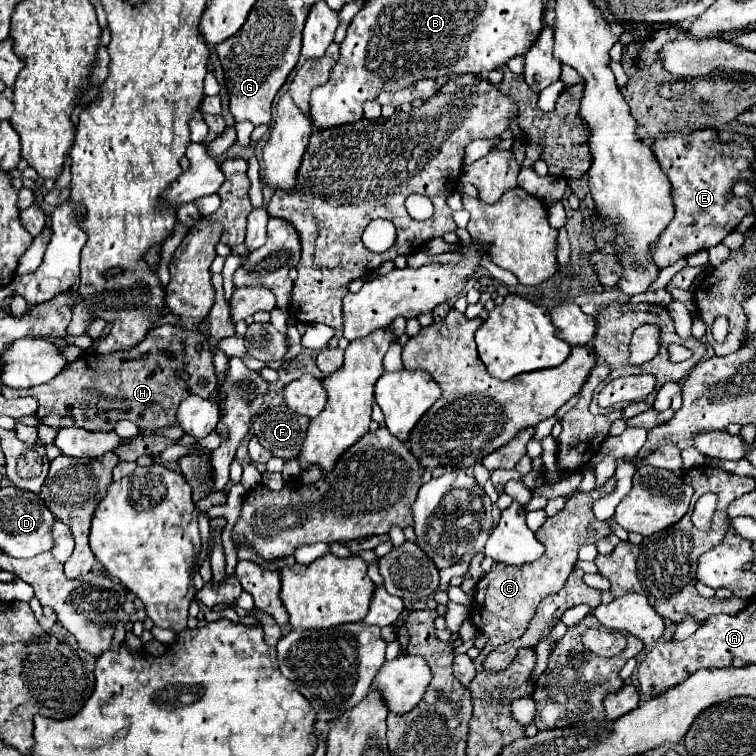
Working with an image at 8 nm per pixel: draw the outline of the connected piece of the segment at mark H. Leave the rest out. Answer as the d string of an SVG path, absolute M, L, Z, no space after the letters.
M161 325L147 335L145 341L141 341L131 351L115 351L107 355L83 355L59 377L45 385L37 385L31 389L11 389L3 387L3 395L7 399L15 397L35 397L39 401L37 417L41 423L49 427L81 427L87 431L113 431L115 423L119 419L129 419L139 425L139 429L159 429L173 425L177 407L183 399L197 393L201 397L211 397L211 393L217 387L215 377L215 365L211 361L211 349L209 343L203 343L203 337L199 337L197 331L189 331L177 325Z

